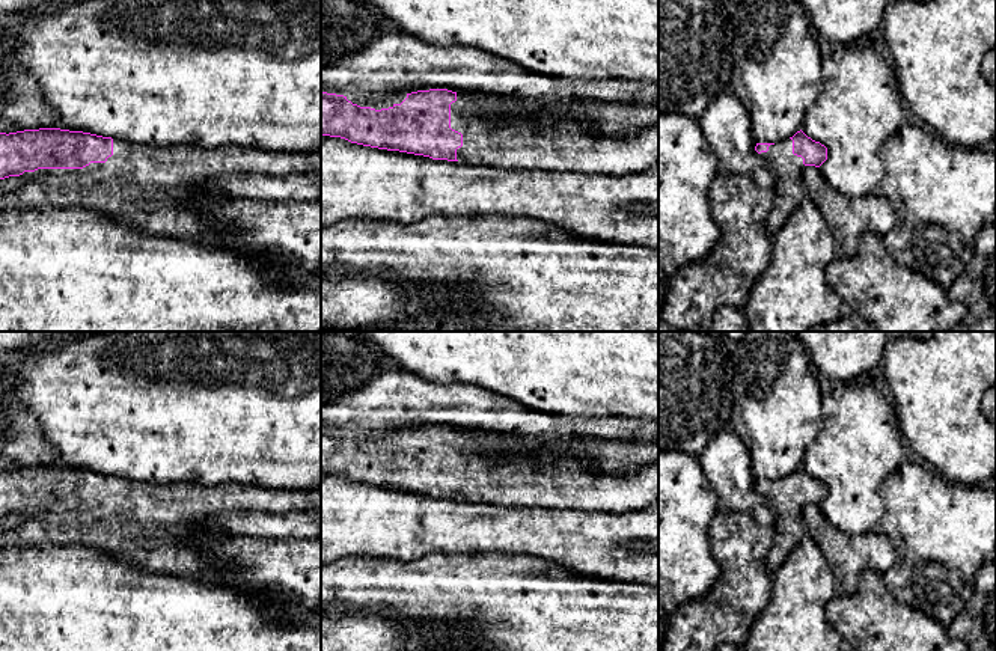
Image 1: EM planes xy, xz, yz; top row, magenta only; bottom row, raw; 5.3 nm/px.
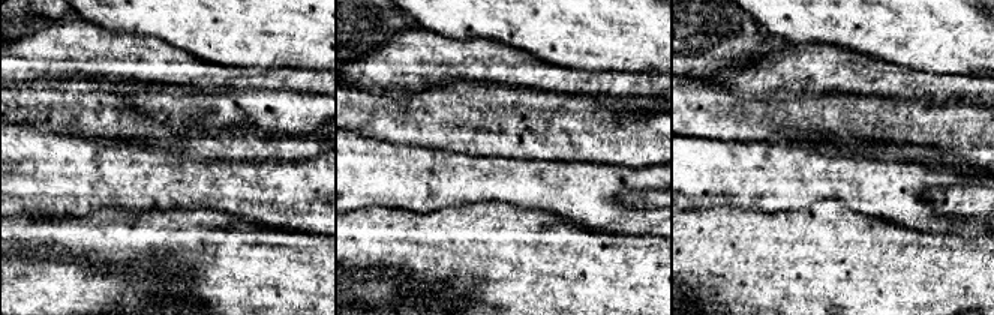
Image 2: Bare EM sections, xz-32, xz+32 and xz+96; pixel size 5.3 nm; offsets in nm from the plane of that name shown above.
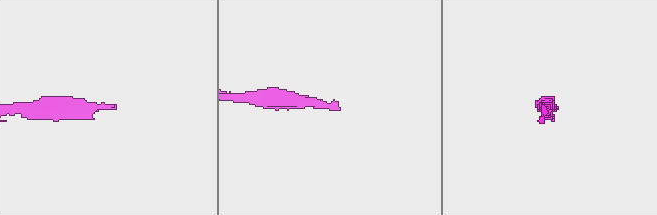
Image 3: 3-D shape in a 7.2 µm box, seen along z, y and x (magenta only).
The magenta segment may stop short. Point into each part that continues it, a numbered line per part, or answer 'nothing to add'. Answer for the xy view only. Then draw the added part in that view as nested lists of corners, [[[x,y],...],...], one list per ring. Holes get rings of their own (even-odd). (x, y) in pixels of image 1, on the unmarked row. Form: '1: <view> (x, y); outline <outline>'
1: xy (157, 526); outline [[[113,476],[113,493],[105,500],[90,500],[83,506],[38,506],[24,509],[18,515],[23,523],[17,529],[0,530],[0,550],[15,549],[32,544],[66,546],[78,544],[95,547],[102,553],[121,558],[152,573],[164,573],[187,579],[209,580],[212,573],[222,567],[231,567],[232,562],[220,561],[200,550],[199,539],[209,533],[225,536],[226,533],[215,527],[215,523],[225,515],[243,515],[246,512],[289,512],[309,511],[321,506],[321,488],[313,490],[273,490],[238,482],[223,484],[196,484],[196,482],[140,482]]]

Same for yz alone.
1: yz (788, 525); outline [[[787,476],[759,491],[774,511],[773,547],[767,556],[767,568],[773,574],[788,558],[796,544],[806,535],[803,521],[803,496],[793,491],[793,478]]]

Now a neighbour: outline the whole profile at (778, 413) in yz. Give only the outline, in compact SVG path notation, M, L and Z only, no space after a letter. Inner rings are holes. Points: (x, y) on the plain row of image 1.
M749 332L741 341L729 342L732 365L732 414L731 429L743 440L752 458L756 481L778 481L802 467L806 449L824 426L823 395L811 371L811 357L791 332Z

